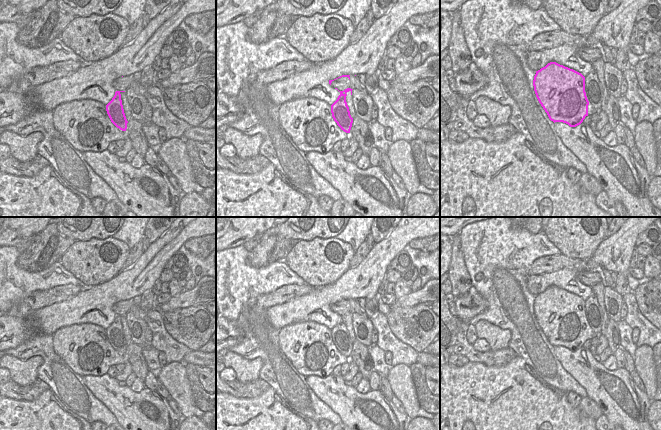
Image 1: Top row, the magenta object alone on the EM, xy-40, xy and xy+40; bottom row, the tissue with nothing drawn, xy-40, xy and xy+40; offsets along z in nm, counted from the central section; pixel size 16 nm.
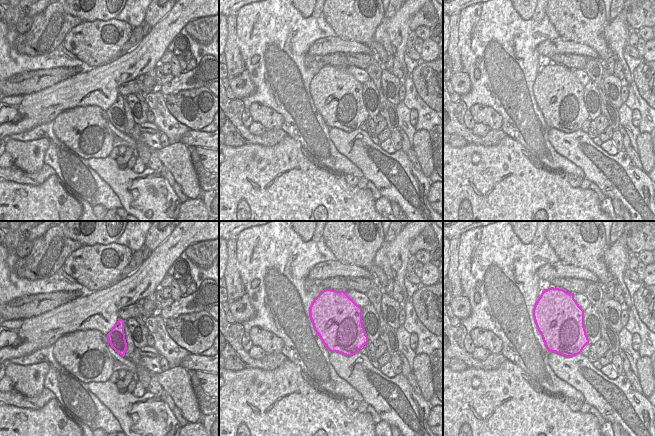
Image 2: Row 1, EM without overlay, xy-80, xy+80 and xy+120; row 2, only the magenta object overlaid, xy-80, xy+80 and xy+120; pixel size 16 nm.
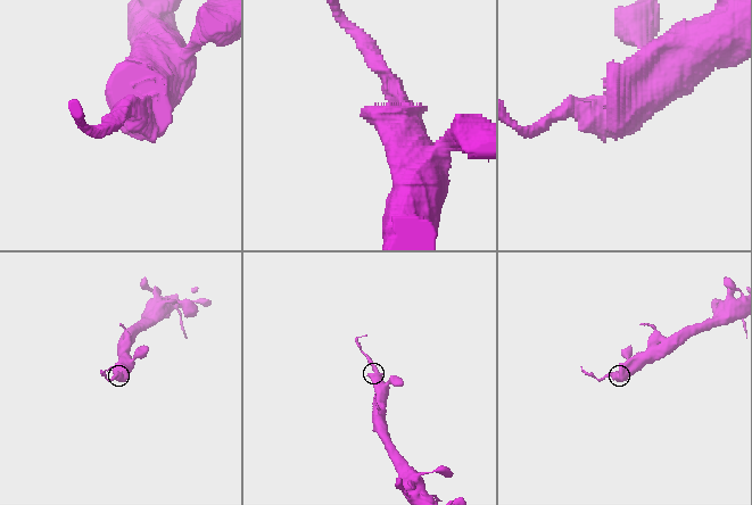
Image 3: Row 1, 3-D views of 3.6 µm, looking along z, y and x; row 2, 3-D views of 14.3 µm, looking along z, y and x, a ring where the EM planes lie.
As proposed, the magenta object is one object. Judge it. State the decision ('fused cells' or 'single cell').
fused cells

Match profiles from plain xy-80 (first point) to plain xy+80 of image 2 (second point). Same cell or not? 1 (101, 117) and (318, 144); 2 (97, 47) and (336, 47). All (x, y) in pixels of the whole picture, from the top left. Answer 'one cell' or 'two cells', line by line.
1: one cell
2: one cell

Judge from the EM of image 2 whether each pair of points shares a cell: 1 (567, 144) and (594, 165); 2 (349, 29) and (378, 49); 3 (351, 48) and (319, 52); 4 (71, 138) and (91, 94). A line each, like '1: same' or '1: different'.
1: same
2: same
3: same
4: different

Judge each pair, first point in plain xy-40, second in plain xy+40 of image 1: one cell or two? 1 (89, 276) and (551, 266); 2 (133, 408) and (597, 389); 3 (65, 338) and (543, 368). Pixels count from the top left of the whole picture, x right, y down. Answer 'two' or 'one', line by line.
1: one
2: one
3: one

